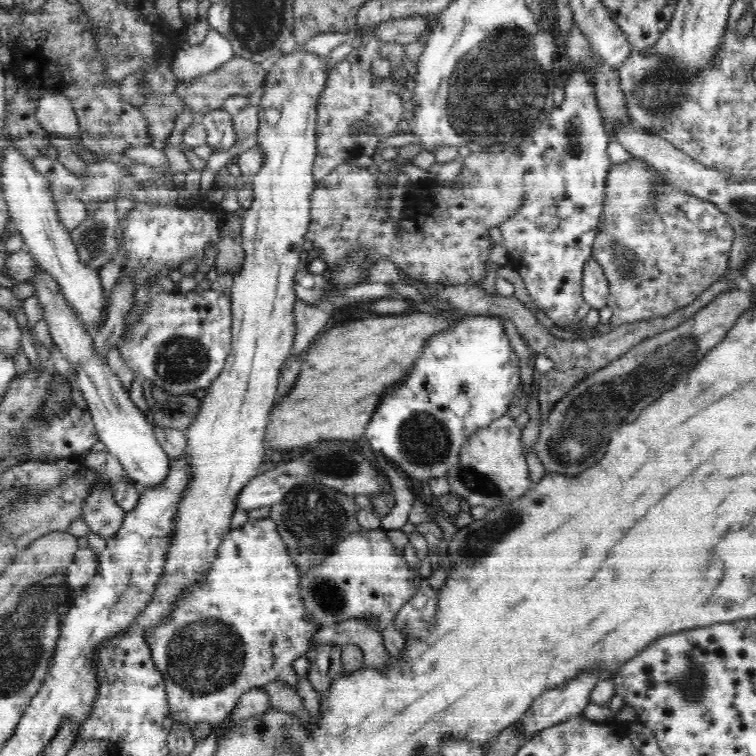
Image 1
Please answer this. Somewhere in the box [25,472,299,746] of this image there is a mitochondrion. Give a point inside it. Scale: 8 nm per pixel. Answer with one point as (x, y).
(204, 655)

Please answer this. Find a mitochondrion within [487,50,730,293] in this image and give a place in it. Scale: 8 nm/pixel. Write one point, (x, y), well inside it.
(646, 91)

